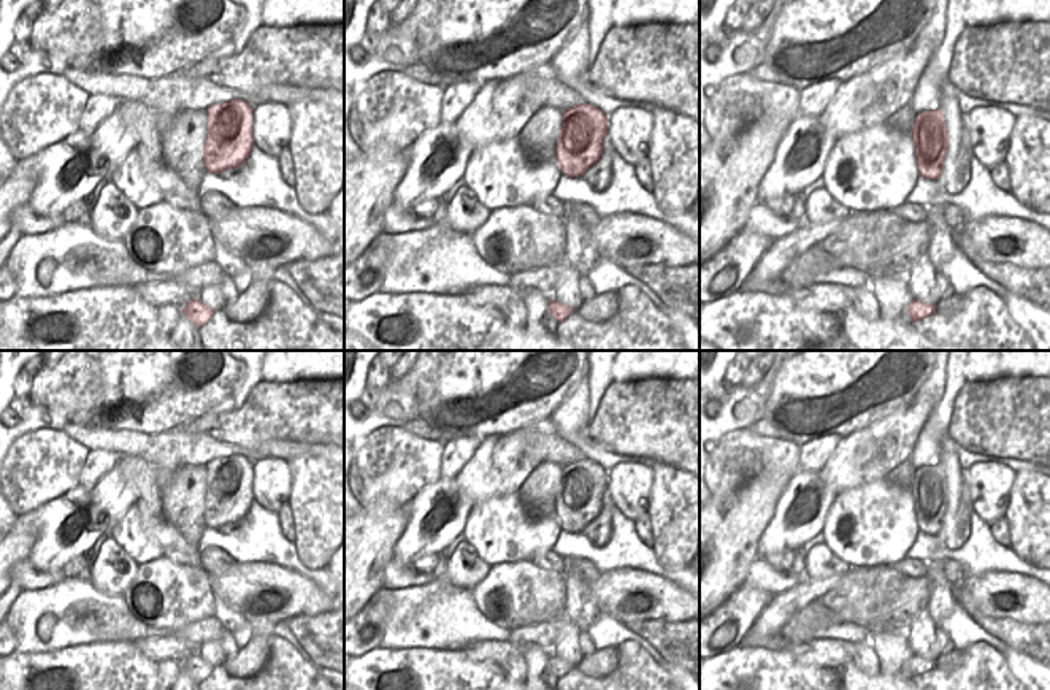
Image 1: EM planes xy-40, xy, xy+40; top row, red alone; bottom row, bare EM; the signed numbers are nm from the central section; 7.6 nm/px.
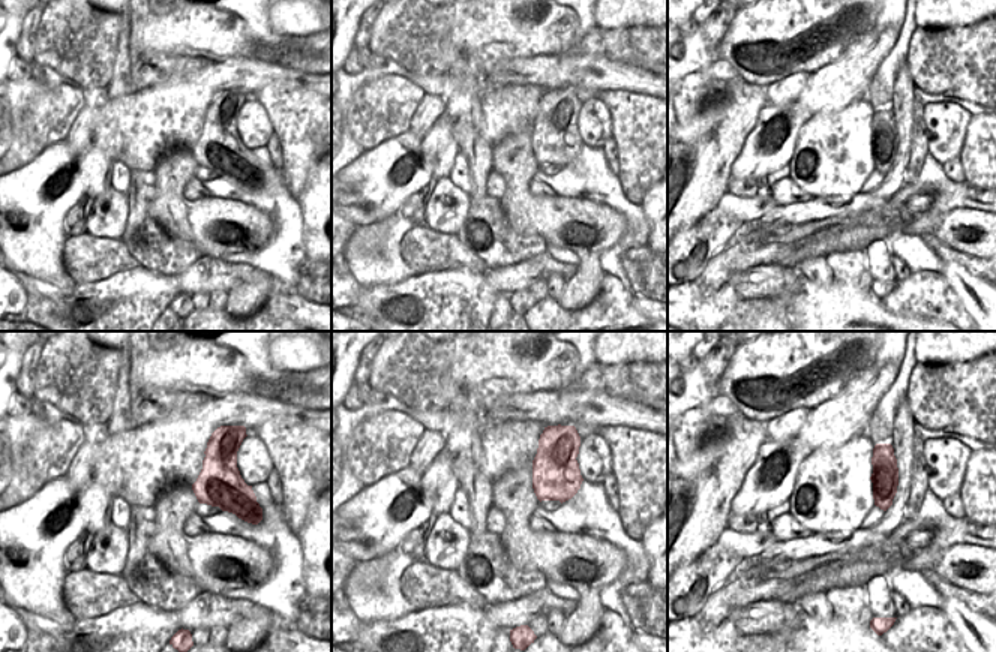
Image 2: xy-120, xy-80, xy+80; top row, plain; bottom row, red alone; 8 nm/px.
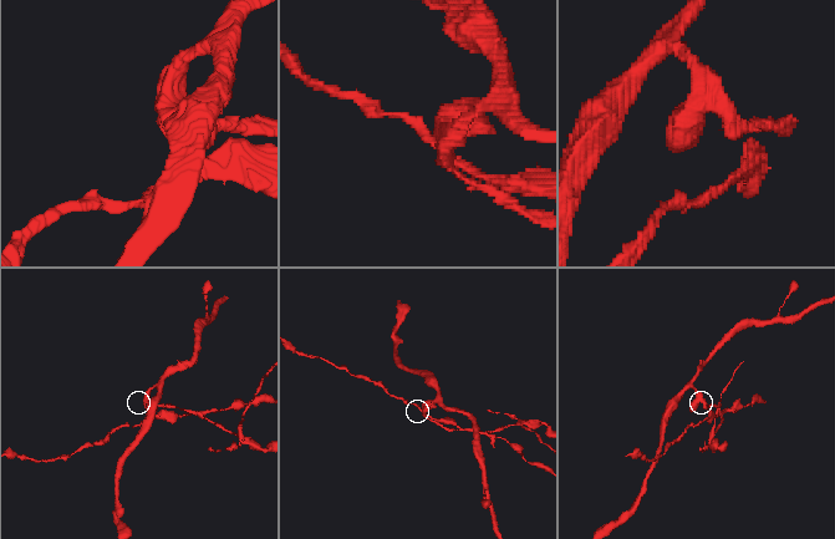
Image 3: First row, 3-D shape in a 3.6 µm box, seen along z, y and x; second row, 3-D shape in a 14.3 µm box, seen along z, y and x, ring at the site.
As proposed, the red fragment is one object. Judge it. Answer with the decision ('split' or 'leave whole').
split

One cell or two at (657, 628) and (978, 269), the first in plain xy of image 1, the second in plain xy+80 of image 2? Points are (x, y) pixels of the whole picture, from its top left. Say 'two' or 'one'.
one

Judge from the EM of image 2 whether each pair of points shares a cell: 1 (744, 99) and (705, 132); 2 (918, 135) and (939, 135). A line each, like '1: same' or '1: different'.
1: same
2: different

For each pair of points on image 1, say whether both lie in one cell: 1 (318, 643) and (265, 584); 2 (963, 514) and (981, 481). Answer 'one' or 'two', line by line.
1: two
2: two

